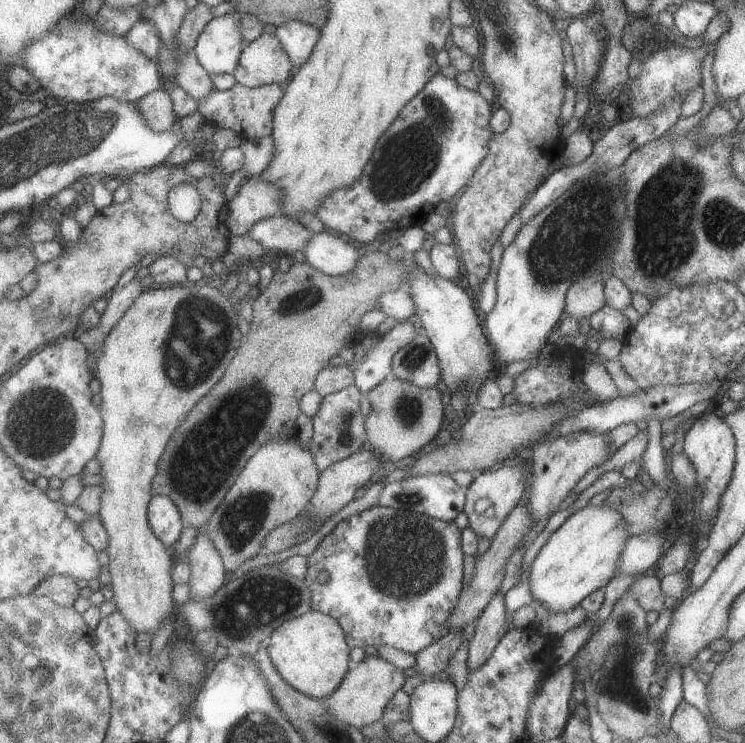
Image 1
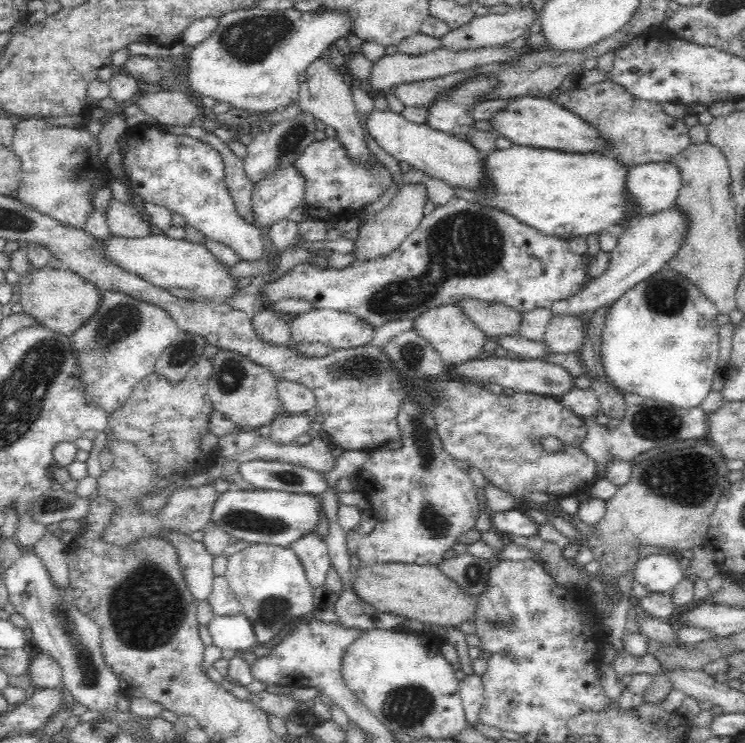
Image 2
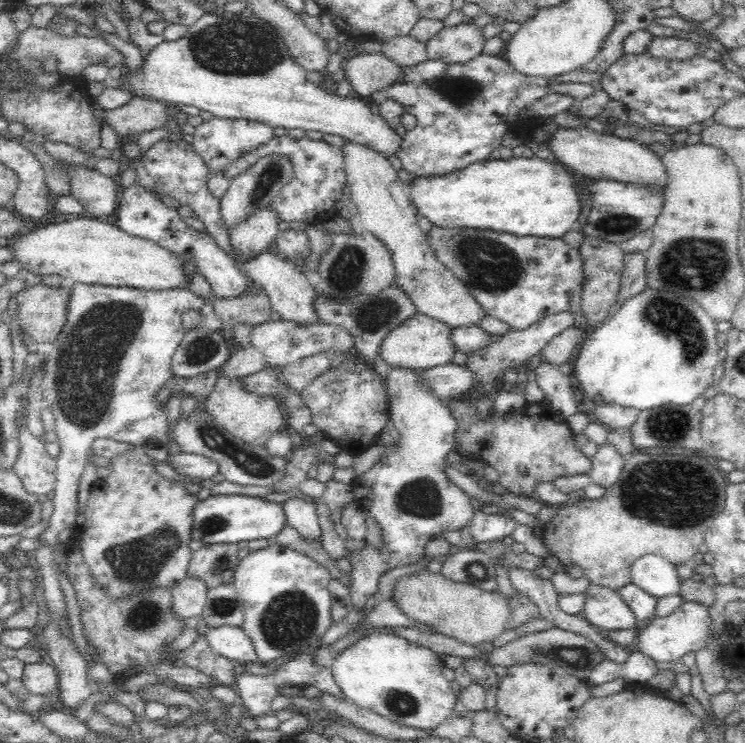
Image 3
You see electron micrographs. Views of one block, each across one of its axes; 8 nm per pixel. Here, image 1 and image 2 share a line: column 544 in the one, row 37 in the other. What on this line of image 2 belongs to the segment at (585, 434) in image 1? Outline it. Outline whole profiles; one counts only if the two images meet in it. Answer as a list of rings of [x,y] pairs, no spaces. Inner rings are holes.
[[[522,4],[513,6],[504,14],[486,14],[483,16],[475,16],[465,25],[458,28],[450,29],[444,36],[441,36],[441,47],[452,51],[466,51],[469,49],[489,48],[492,46],[504,46],[506,42],[510,42],[515,38],[527,33],[529,26],[535,22],[541,10],[534,13],[532,4],[529,7],[523,7]]]

